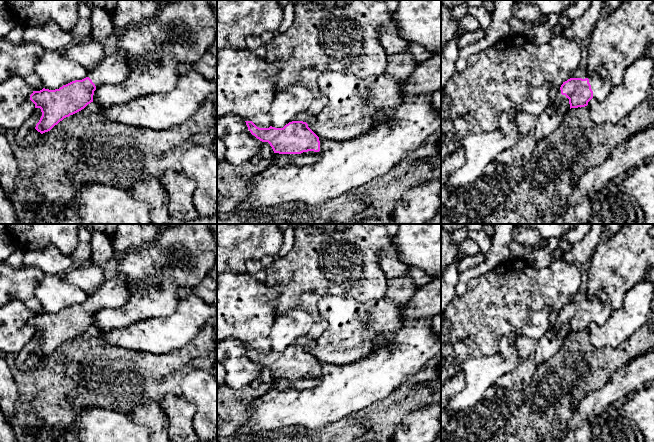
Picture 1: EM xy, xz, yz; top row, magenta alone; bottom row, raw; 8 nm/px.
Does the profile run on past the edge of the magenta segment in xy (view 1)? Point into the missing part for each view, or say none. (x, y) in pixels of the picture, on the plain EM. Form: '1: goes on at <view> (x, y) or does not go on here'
1: goes on at xy (113, 293)

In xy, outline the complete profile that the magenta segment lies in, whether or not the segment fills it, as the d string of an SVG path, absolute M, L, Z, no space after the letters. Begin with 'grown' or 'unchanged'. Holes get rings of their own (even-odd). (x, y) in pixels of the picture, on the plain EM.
grown; M118 275L105 282L82 304L75 304L59 313L43 312L33 315L30 324L40 332L42 340L35 353L41 358L50 355L64 342L73 339L93 326L94 315L106 308L117 308L129 299L129 290Z

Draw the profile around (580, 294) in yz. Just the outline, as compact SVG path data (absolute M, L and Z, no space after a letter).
M578 290L576 293L574 293L570 300L570 302L581 302L583 299L587 297L587 290Z

